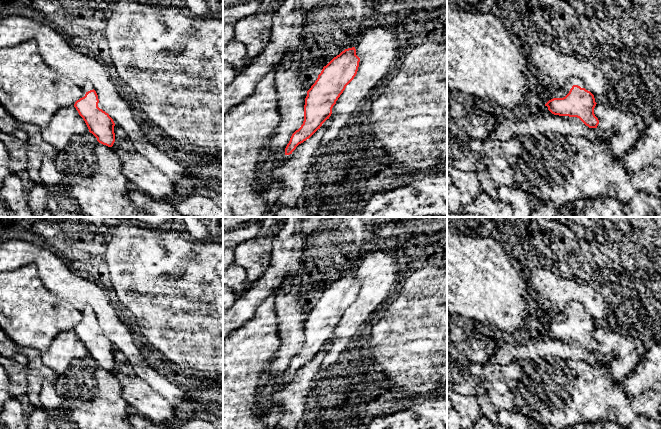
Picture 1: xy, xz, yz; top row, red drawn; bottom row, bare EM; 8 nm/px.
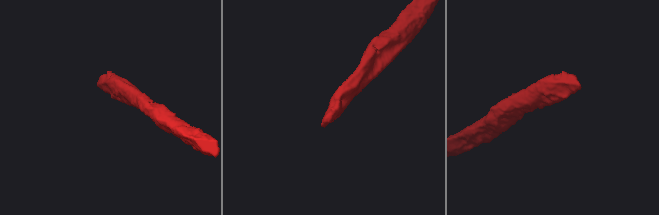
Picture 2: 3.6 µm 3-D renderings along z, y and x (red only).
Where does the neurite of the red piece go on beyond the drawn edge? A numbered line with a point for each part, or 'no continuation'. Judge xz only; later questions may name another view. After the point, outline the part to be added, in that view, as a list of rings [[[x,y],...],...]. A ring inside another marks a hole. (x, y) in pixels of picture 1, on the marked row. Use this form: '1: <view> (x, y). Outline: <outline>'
1: xz (279, 162). Outline: [[[283,155],[283,156],[281,156],[280,159],[275,160],[274,165],[275,165],[275,166],[281,166],[281,165],[283,165],[284,162],[285,162],[285,160],[287,159],[287,157],[288,157],[288,155]]]

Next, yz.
1: yz (567, 85). Outline: [[[571,77],[570,79],[566,80],[561,85],[562,90],[565,92],[565,95],[567,95],[569,93],[569,91],[572,88],[573,85],[578,85],[581,88],[585,88],[587,90],[585,83],[582,79],[580,79],[578,77]]]

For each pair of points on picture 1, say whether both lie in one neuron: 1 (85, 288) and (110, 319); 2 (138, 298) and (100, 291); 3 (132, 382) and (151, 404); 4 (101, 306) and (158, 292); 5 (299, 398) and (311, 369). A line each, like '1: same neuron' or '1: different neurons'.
1: same neuron
2: different neurons
3: same neuron
4: different neurons
5: same neuron

